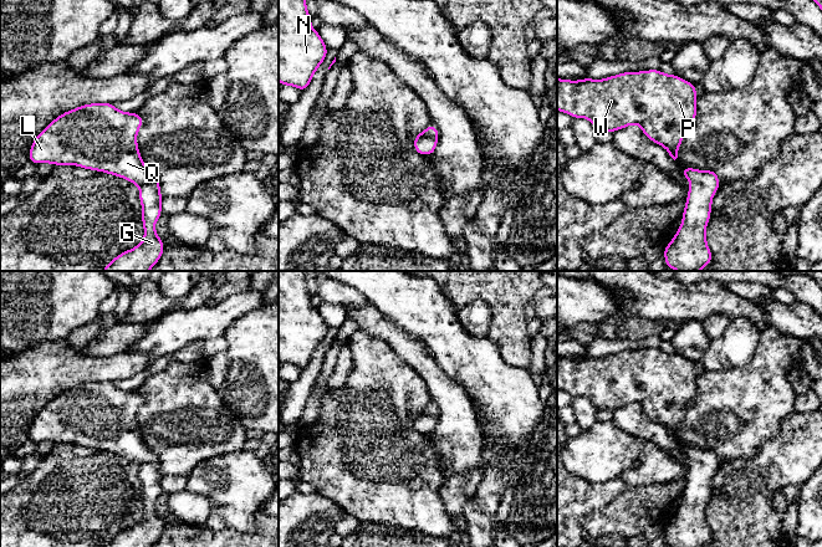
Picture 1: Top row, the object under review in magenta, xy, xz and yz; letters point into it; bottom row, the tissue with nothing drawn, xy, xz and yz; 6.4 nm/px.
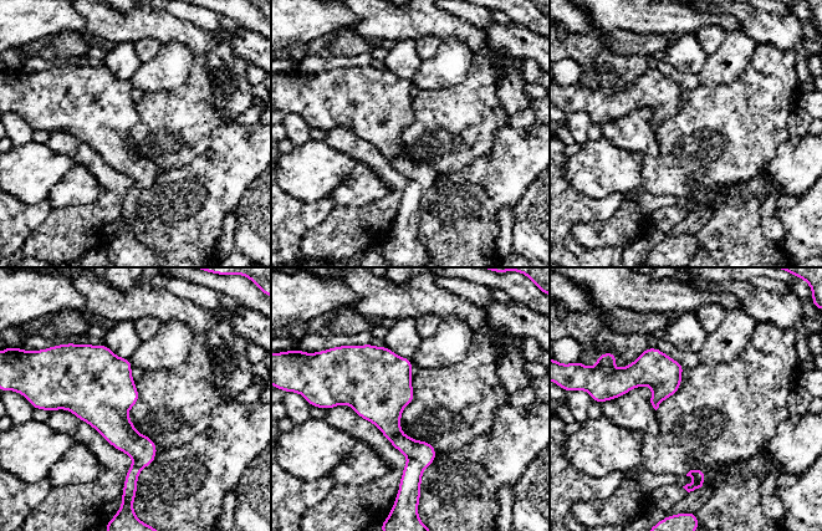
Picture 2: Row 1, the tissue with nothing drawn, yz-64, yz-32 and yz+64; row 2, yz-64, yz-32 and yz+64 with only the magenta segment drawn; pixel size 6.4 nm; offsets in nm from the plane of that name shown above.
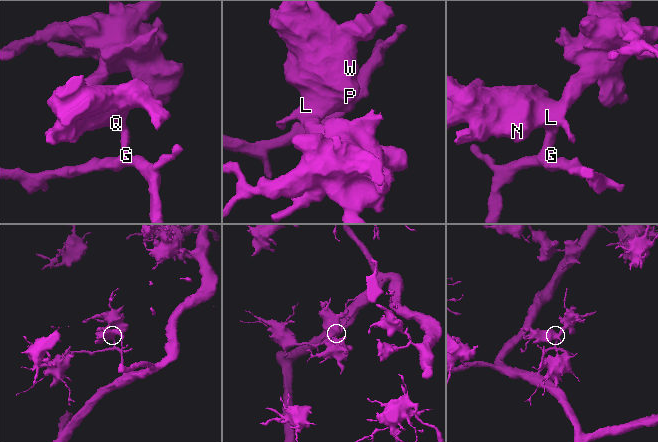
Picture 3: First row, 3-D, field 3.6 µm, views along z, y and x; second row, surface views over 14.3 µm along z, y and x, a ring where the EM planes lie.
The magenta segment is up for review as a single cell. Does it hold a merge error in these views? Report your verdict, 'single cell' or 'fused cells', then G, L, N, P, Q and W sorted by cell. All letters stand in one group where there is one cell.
single cell | G L N P Q W

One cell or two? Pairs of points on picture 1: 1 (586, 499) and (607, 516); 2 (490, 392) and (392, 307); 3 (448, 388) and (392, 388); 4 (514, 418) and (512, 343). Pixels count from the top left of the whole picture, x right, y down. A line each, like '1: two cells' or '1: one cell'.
1: two cells
2: one cell
3: two cells
4: two cells

